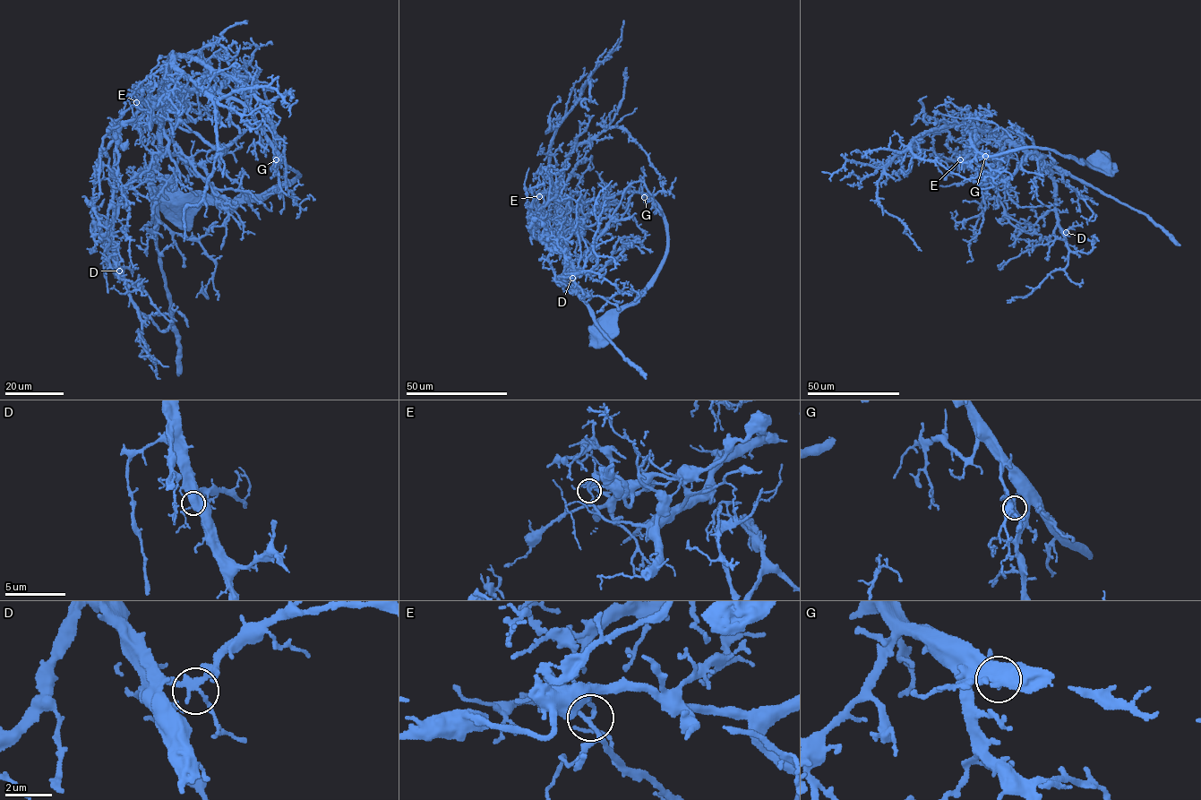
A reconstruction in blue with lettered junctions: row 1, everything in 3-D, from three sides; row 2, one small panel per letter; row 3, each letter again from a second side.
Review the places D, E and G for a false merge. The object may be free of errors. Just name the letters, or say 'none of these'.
E

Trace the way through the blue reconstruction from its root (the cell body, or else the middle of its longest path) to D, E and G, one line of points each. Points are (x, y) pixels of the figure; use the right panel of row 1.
D: (1100, 162), (1095, 168), (1025, 146), (988, 157), (970, 133), (1007, 137), (1043, 162), (1066, 232)
E: (1100, 162), (1095, 168), (1025, 146), (988, 157), (969, 135), (983, 131), (987, 136), (968, 143), (960, 159)
G: (1100, 162), (1102, 163), (1095, 168), (1080, 159), (1052, 150), (1025, 146), (989, 157), (982, 154), (985, 156)

